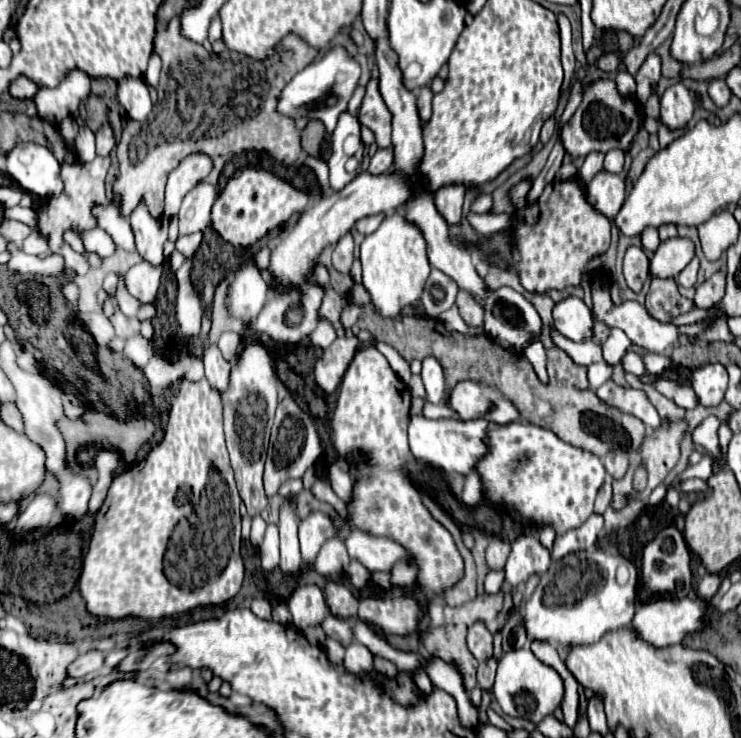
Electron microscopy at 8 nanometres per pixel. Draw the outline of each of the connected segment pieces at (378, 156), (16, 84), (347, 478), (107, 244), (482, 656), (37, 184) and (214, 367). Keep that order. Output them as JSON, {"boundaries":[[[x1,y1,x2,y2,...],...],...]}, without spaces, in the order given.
{"boundaries":[[[379,149,371,161,369,161,369,173,371,175,381,175,381,173,387,173,393,165,393,155,391,155,391,149]],[[19,75,11,85,9,85,9,91,13,97,19,97,19,99,25,99,25,97,35,97,35,93,39,91,39,85,25,77,25,75]],[[335,461,329,465,329,483,333,487,333,491,343,499,349,501,351,499,351,489,353,489,353,479,347,471,347,465,343,461]],[[103,229,85,231,85,233,81,233,81,239,83,239,87,251,95,251,95,253,99,253,101,257,109,257,109,255,113,255,115,249,117,249,117,245,115,245,115,241,111,239,111,235,105,233]],[[477,622,467,632,467,646,479,661,485,661,493,655,493,635,484,623]],[[17,143,7,155,7,173,19,187,37,197,59,197,63,181,53,153,37,143]],[[217,345,205,347,205,355,203,355,203,363,205,363,205,377,211,383,211,387,219,393,227,391,229,387,229,373,231,373,231,363,227,359,223,359,221,351]]]}

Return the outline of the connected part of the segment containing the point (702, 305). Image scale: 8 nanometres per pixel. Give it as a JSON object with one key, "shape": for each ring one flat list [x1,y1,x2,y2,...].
{"shape":[[719,269,709,281,697,287,693,303,697,309,709,309,709,305,715,305,725,291,725,269]]}

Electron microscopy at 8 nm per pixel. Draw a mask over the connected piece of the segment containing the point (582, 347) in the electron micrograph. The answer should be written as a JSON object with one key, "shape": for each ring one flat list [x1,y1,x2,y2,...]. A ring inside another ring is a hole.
{"shape":[[553,331,553,339,555,343,565,351,569,353,569,357,577,363,577,365,591,365,591,363,599,363,603,361,601,357,601,347,597,343,593,343,591,339,587,341,581,341,581,343,575,343,567,337,561,337,557,331]]}

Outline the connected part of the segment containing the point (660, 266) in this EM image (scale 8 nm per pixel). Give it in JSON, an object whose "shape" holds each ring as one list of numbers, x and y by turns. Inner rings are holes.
{"shape":[[675,237,663,241,649,261,649,273,651,277,661,277,661,279,675,277,693,257,695,257,695,247,689,239]]}

